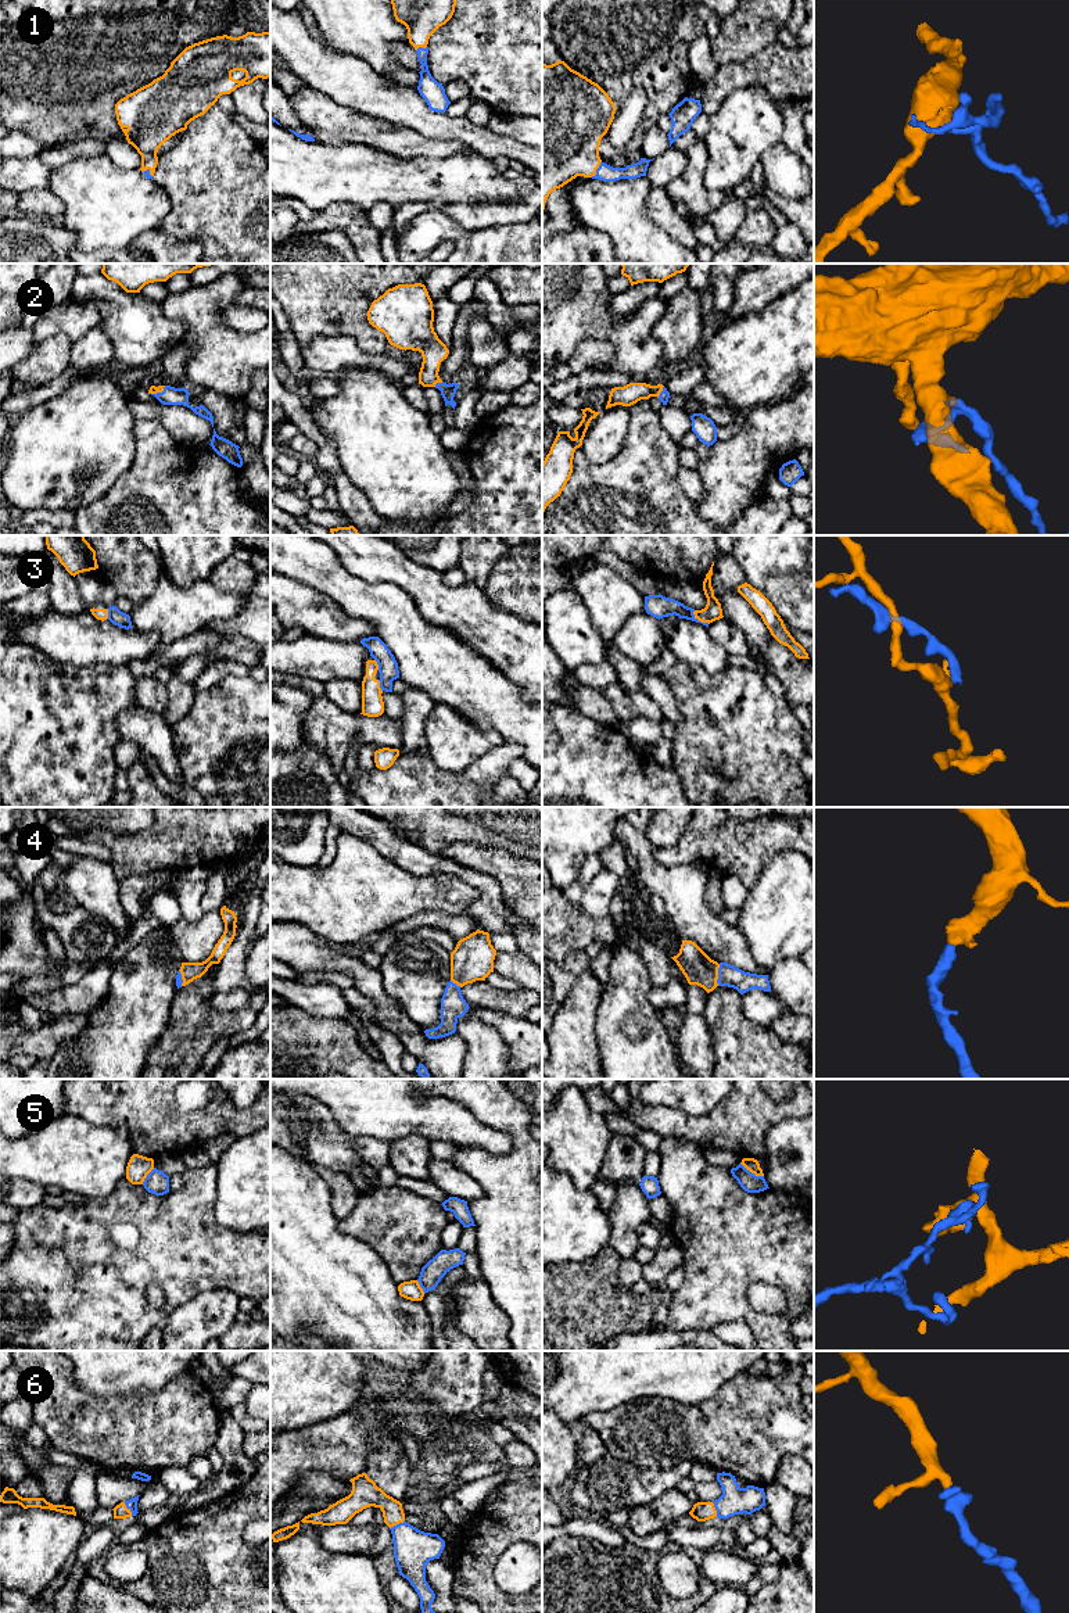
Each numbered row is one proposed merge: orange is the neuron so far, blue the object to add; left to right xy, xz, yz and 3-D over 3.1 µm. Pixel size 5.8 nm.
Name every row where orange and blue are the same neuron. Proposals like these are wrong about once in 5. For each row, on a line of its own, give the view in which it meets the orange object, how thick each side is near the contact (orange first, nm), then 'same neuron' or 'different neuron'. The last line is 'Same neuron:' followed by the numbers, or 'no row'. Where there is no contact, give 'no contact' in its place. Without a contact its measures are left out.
1: contact in yz; calibres 420 and 100 nm; same neuron
2: contact in yz; calibres 120 and 60 nm; same neuron
3: contact in yz; calibres 100 and 130 nm; different neuron
4: contact in yz; calibres 180 and 130 nm; same neuron
5: contact in yz; calibres 80 and 110 nm; different neuron
6: contact in xy; calibres 80 and 60 nm; same neuron
Same neuron: 1, 2, 4, 6

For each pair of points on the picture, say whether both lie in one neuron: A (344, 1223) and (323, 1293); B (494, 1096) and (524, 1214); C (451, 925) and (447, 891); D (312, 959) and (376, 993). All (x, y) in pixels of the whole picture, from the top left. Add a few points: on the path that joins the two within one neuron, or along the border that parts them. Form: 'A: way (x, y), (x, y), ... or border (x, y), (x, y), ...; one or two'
A: border (339, 1219), (339, 1229), (341, 1232), (372, 1246); two
B: way (519, 1125), (522, 1136), (522, 1185); one
C: border (469, 910), (455, 914), (442, 911), (416, 913); two
D: way (329, 961), (345, 963), (361, 977); one

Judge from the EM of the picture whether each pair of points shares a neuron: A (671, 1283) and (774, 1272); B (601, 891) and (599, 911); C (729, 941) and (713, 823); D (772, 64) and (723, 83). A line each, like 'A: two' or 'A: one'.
A: two
B: one
C: two
D: one

